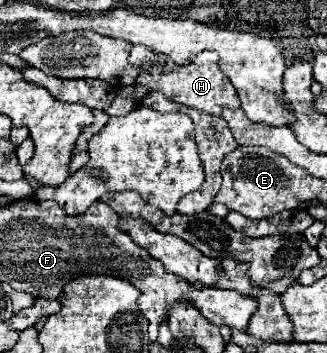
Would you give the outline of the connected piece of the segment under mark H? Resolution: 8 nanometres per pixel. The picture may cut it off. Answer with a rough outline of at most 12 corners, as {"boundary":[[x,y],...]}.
{"boundary":[[135,44],[129,60],[151,62],[135,80],[177,104],[219,116],[239,108],[217,52],[189,64]]}

